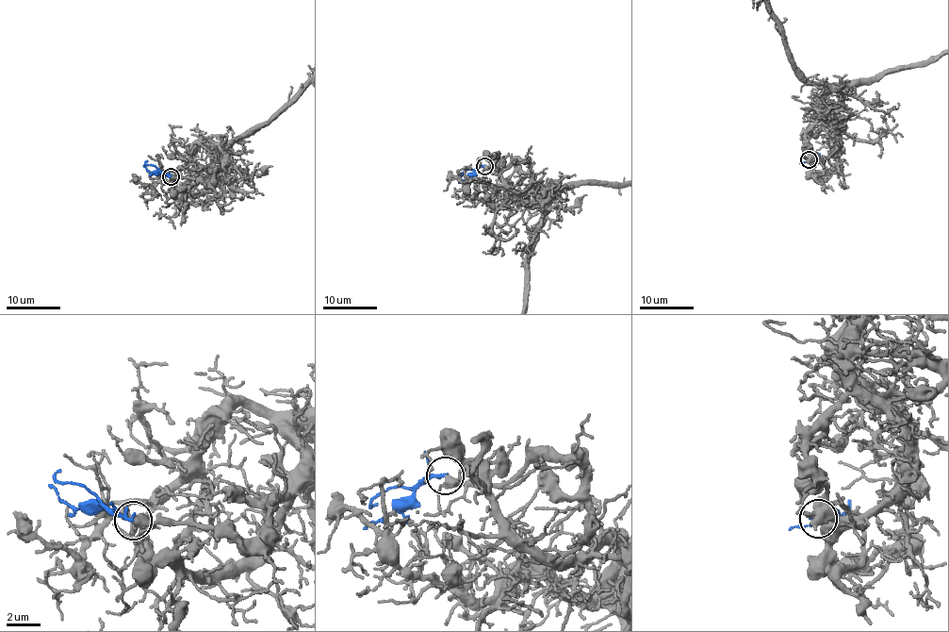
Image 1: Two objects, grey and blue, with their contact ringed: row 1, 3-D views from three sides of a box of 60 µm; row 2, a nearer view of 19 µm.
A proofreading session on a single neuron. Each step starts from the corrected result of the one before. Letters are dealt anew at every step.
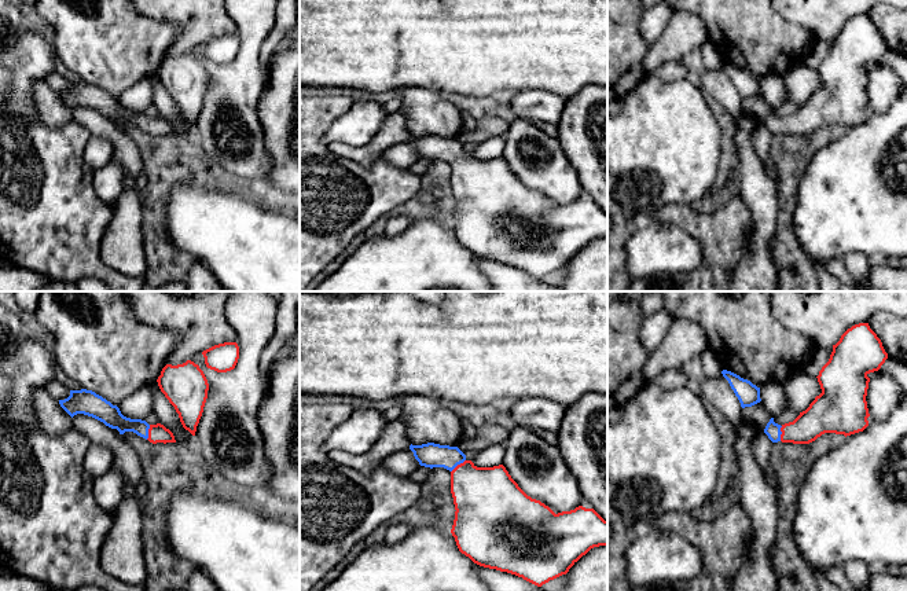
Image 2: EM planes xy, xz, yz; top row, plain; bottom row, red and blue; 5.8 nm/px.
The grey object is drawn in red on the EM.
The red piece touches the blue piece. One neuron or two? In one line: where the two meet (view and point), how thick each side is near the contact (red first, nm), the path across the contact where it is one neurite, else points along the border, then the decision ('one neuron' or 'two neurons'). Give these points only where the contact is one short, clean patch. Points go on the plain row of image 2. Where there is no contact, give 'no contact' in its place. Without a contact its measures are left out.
meets red in xy at (149, 124); 110 nm thick on the red side, 120 nm on the other; runs through xy (157, 125), (149, 124), (121, 116), (110, 107); one neuron

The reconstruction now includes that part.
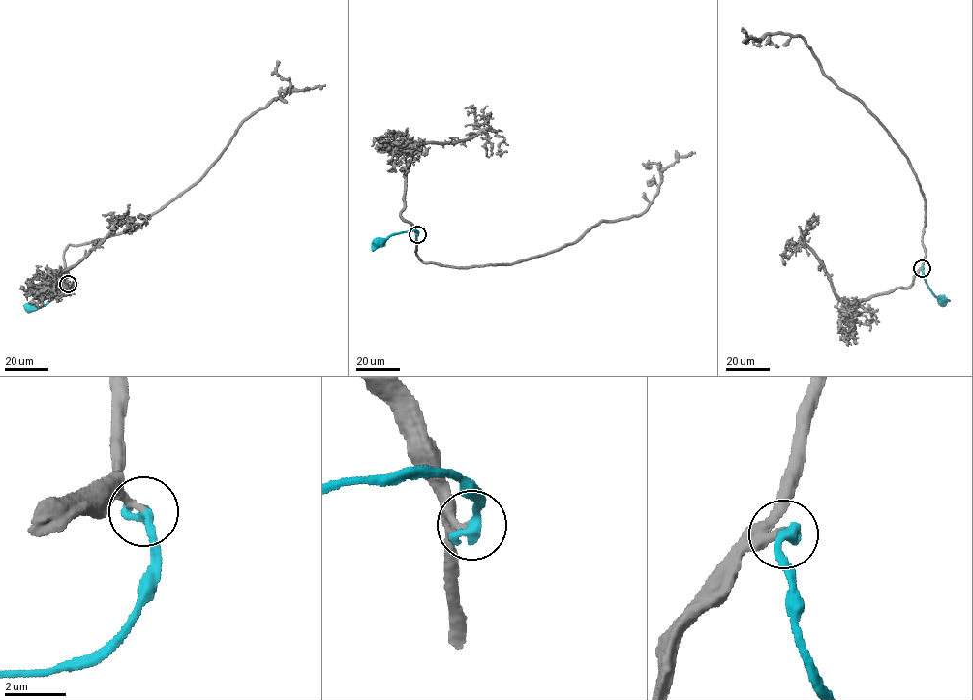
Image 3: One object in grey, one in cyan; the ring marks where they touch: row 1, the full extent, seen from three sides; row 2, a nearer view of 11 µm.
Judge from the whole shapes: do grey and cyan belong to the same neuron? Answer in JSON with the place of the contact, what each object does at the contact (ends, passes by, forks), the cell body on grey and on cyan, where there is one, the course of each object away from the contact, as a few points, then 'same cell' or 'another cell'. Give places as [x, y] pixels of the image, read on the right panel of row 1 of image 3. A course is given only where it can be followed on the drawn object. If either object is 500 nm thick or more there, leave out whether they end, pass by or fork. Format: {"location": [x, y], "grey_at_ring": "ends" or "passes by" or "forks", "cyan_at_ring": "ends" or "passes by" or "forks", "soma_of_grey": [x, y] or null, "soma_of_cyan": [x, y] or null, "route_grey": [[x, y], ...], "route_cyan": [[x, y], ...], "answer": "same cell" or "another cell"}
{"location": [922, 268], "grey_at_ring": "ends", "cyan_at_ring": "ends", "soma_of_grey": null, "soma_of_cyan": [942, 300], "route_grey": [[922, 268], [925, 199], [898, 144], [861, 102], [823, 72], [803, 37], [780, 33], [759, 40], [742, 27]], "route_cyan": [[922, 268], [927, 286], [940, 303], [942, 301]], "answer": "same cell"}

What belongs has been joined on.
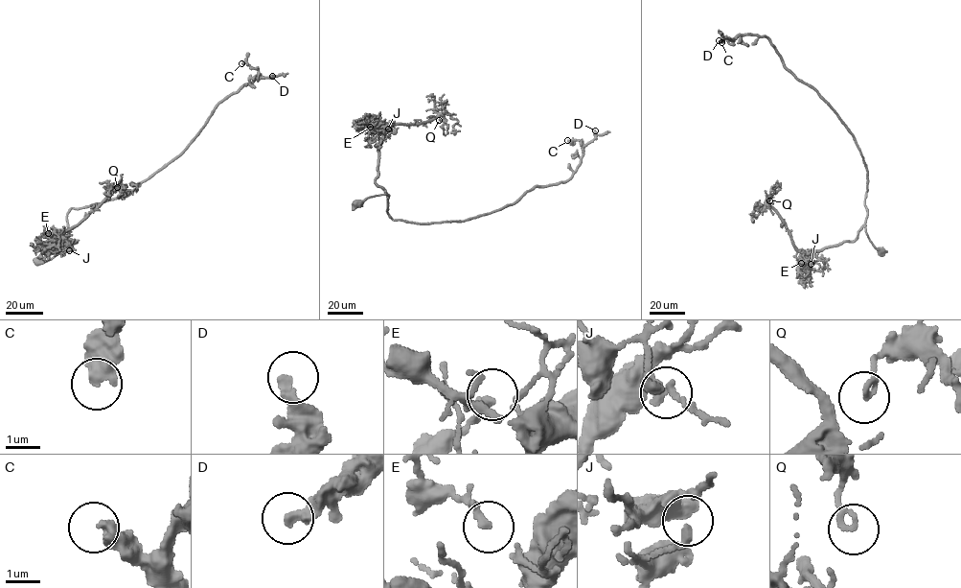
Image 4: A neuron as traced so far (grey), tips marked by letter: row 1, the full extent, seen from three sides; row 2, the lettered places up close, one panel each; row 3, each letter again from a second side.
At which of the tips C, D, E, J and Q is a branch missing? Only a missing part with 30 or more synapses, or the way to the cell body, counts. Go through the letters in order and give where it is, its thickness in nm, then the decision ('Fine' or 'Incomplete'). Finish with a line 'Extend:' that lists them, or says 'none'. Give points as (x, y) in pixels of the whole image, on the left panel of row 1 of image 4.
C: Place: (241, 63). Thickness 440 nm. Fine
D: Place: (272, 76). Thickness 320 nm. Incomplete
E: Place: (48, 233). Thickness 160 nm. Fine
J: Place: (69, 250). Thickness 240 nm. Fine
Q: Place: (117, 187). Thickness 170 nm. Fine
Extend: D

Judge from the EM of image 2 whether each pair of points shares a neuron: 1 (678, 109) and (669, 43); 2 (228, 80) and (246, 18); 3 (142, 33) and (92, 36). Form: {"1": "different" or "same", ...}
{"1": "different", "2": "same", "3": "same"}

